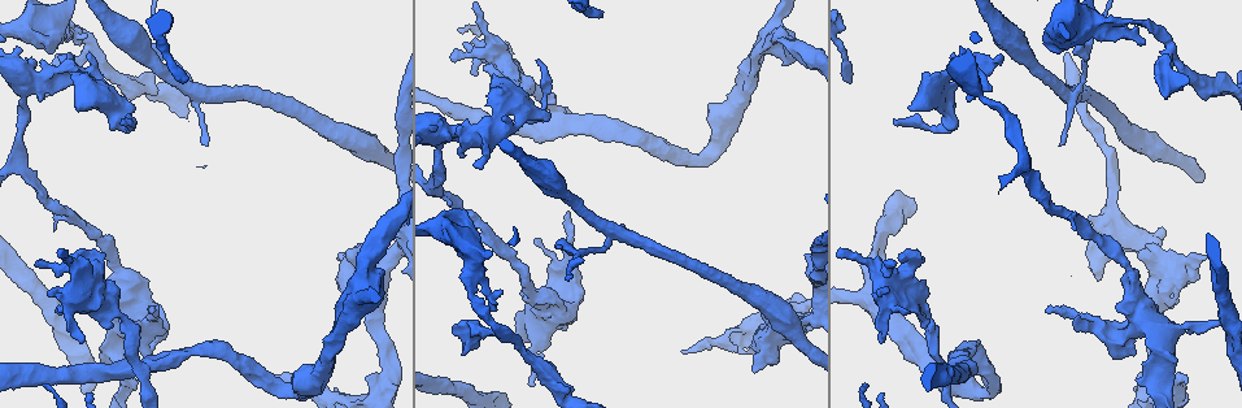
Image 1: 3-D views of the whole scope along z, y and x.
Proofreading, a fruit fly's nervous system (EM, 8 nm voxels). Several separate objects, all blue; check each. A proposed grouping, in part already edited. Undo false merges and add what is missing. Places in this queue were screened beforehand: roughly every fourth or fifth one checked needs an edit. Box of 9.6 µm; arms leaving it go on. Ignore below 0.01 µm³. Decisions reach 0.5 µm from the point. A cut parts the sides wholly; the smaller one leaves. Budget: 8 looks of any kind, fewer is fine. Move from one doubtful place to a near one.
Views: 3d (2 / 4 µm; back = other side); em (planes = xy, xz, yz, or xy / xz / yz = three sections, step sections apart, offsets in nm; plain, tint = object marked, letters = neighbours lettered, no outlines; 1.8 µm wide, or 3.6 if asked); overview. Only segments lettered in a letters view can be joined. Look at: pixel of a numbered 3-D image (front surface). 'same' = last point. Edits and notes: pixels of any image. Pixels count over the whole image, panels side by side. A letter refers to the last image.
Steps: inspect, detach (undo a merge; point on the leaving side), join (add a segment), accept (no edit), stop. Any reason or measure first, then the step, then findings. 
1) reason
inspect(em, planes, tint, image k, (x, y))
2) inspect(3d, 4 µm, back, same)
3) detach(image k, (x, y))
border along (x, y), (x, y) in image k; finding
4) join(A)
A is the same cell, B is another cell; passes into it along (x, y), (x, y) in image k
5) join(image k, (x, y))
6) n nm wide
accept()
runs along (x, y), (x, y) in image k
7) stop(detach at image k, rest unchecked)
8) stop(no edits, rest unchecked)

free end
inspect(em, planes, letters, image 1, (683, 351))

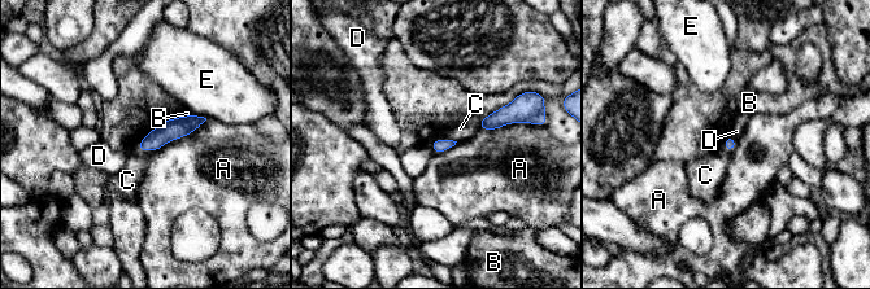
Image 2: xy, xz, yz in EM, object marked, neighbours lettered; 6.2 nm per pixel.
accept()
A, B, C, D and E are other cells; border along (138, 148), (142, 150), (155, 150) in image 2; none of them fits

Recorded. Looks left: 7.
free end
inspect(3d, 4 µm, image 1, (563, 301))

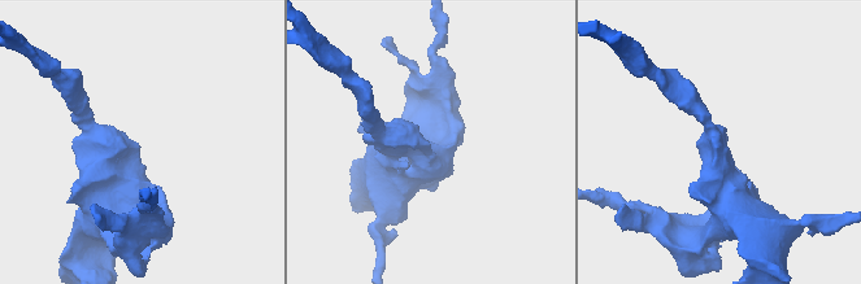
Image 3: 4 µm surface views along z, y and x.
now the EM
inspect(em, planes, letters, image 3, (429, 144))

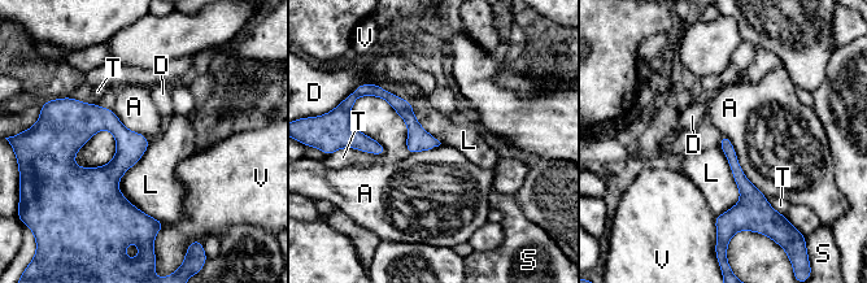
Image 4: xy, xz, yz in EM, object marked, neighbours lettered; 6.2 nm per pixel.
accept()
A, D, L, S, T and V are other cells; runs along (65, 135), (69, 164), (148, 220) in image 4; none of them fits

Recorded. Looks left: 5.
arms part here
inspect(em, planes, plain, image 1, (614, 231))

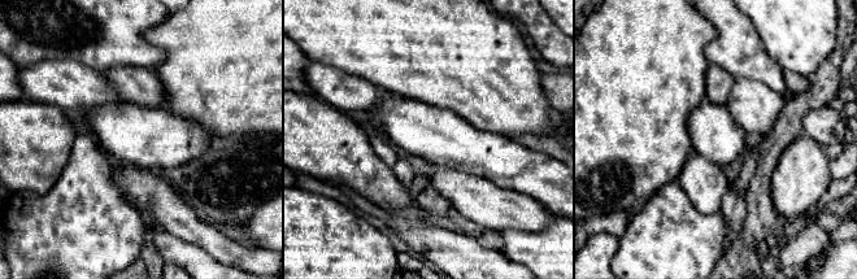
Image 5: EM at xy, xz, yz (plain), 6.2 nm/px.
what lies round it
inspect(em, planes, letters, same)

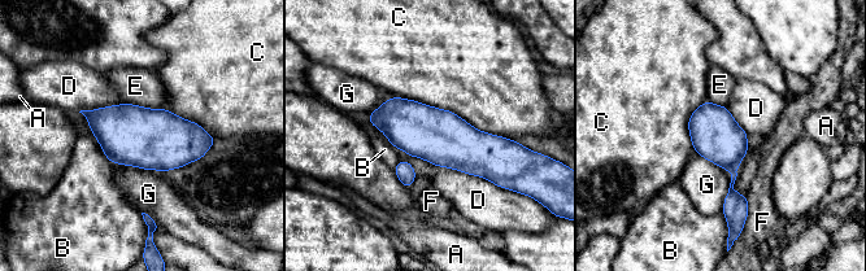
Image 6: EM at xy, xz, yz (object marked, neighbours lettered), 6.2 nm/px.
detach(image 6, (735, 209))
A, B, C, D, E, F and G are other cells; border along (735, 169), (731, 173) in image 6; two neurons meet here

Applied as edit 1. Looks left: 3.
stop(detach at image 6, rest unchecked)

